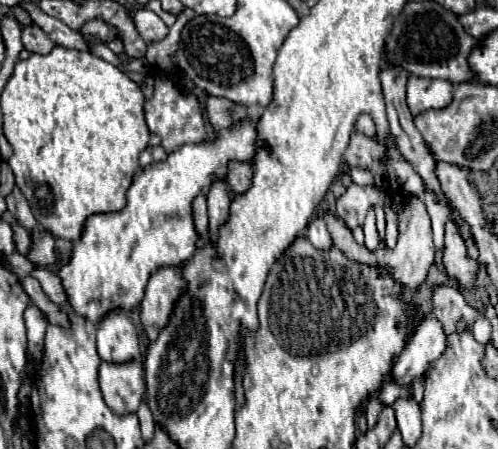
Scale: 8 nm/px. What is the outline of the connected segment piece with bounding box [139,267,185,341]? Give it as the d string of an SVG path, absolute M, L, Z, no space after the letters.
M165 267L149 277L139 317L151 341L155 341L157 333L167 325L173 313L173 303L181 295L181 289L185 289L185 281L181 281L179 267Z

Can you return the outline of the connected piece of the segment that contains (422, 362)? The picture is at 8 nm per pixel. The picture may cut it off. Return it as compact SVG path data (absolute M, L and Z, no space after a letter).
M425 317L411 341L401 351L399 359L393 365L391 379L397 385L411 387L415 379L421 379L429 365L437 361L445 351L445 333L441 323L435 317Z

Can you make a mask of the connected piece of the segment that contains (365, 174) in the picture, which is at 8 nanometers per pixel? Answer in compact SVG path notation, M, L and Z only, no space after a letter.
M351 169L351 177L353 177L353 181L357 185L373 185L375 183L373 175L369 171L365 171L365 169Z

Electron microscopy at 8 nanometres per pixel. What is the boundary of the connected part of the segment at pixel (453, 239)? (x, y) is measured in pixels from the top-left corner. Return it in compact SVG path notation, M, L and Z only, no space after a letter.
M449 221L445 225L445 253L443 253L443 263L447 269L449 277L455 277L459 285L471 287L477 277L477 265L467 257L465 251L465 241L459 231L459 227Z

